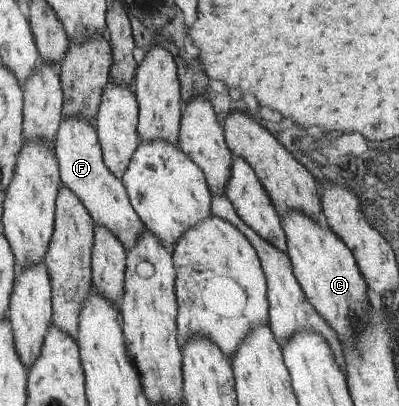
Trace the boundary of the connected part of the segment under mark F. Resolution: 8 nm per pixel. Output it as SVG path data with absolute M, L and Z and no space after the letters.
M63 118L56 133L53 152L58 162L61 185L80 199L94 223L110 230L124 247L135 245L145 226L130 204L122 181L107 169L102 160L102 150L94 126L82 118Z

